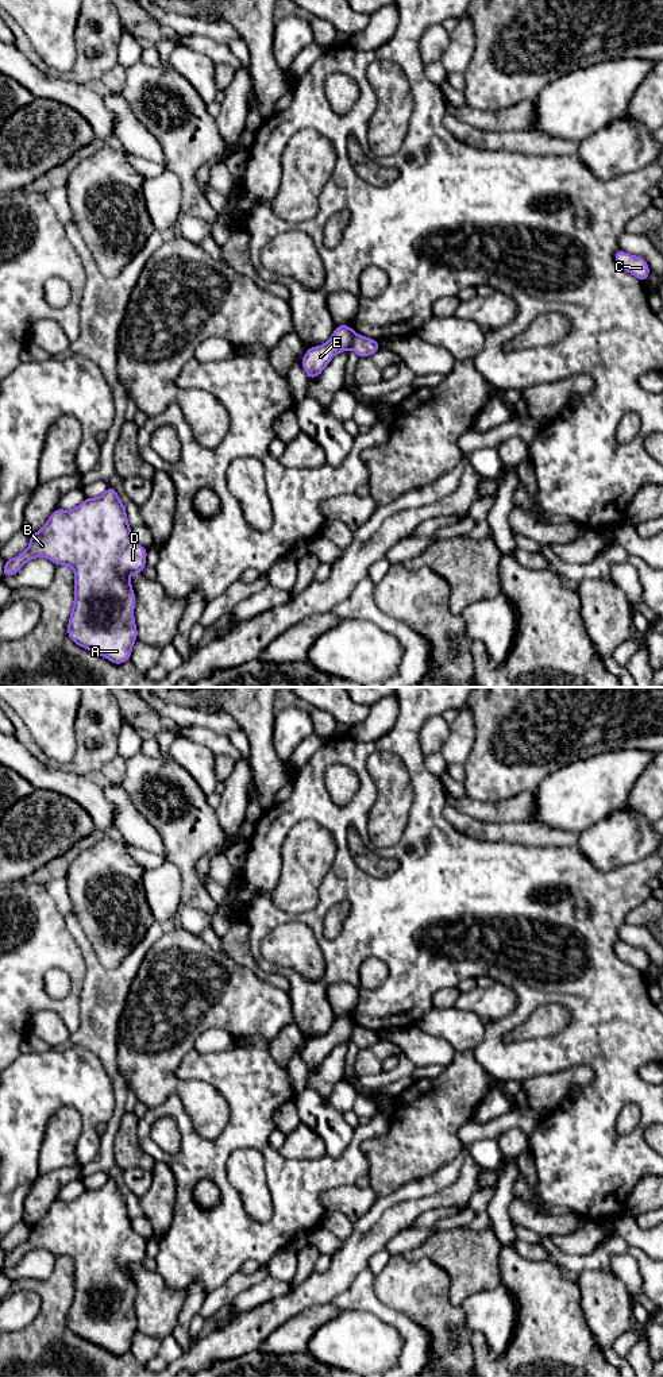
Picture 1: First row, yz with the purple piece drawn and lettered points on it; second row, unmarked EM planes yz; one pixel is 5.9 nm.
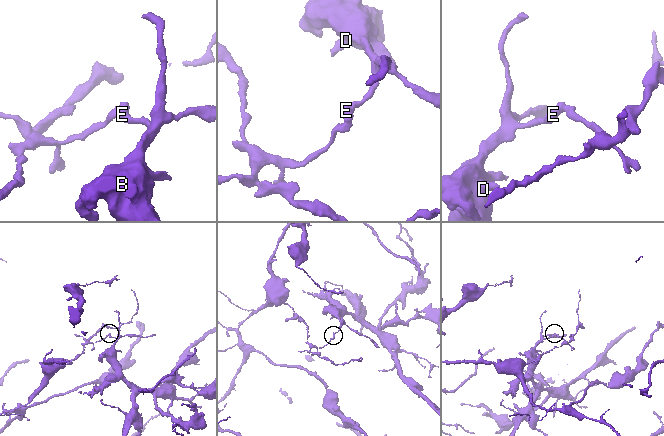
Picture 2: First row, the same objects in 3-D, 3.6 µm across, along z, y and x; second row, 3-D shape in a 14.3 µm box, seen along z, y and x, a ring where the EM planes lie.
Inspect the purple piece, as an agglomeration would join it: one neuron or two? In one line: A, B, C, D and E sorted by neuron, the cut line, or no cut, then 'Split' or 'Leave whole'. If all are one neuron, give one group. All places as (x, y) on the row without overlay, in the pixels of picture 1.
Groups: A B D E / C. Split along yz (354, 1025), (350, 1040). Split

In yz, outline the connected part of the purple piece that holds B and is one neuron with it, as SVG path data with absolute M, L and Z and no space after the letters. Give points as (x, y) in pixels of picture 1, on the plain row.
M109 1177L100 1188L85 1189L74 1200L57 1199L46 1215L30 1226L28 1239L4 1254L3 1268L16 1266L35 1249L46 1249L55 1257L70 1257L74 1262L74 1292L68 1328L113 1355L131 1351L138 1320L134 1308L136 1288L130 1266L143 1264L147 1239L132 1228L126 1197L117 1183Z

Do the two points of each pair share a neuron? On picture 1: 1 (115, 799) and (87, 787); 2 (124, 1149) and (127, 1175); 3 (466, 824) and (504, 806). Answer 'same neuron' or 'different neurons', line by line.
1: different neurons
2: different neurons
3: different neurons

